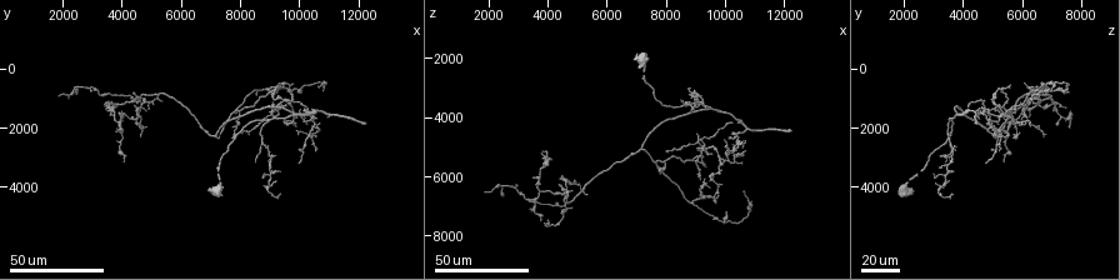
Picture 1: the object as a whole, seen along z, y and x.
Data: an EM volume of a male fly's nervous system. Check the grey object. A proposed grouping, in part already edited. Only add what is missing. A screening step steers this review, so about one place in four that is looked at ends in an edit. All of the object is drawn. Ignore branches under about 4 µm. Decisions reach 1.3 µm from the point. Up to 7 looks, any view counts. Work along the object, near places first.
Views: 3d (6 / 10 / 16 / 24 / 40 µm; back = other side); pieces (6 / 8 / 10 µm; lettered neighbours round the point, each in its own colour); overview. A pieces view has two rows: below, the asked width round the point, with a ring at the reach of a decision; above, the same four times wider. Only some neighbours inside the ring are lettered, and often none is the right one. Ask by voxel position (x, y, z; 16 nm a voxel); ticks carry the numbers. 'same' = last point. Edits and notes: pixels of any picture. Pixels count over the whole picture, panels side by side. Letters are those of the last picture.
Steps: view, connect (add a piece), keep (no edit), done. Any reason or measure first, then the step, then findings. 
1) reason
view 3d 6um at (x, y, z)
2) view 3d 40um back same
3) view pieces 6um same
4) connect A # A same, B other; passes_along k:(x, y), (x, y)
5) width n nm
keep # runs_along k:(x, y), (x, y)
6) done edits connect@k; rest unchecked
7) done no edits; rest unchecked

free end
view 3d 40um at (10000, 3200, 4700)

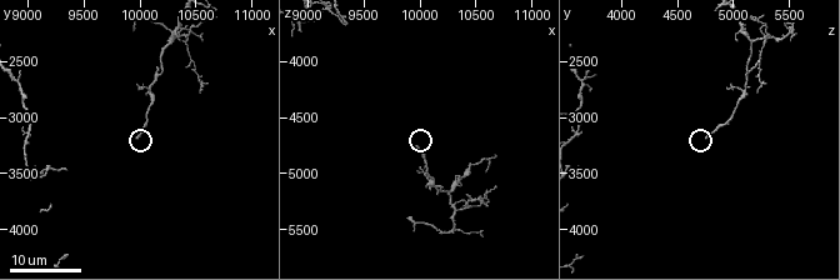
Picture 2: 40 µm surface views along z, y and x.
view pieces 6um at (10000, 3200, 4760)

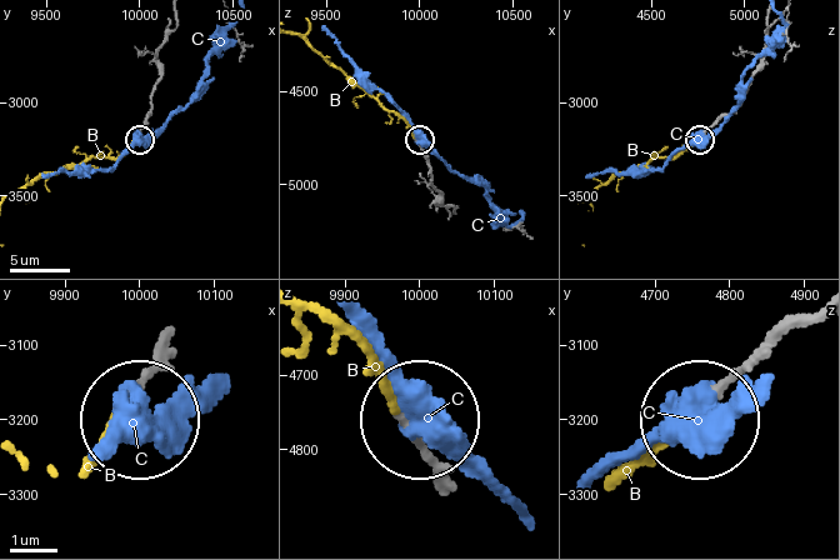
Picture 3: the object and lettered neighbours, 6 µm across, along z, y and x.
connect B # B same, C other; it goes on there

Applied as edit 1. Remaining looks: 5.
tapers out
view 3d 40um at (9100, 1300, 6000)

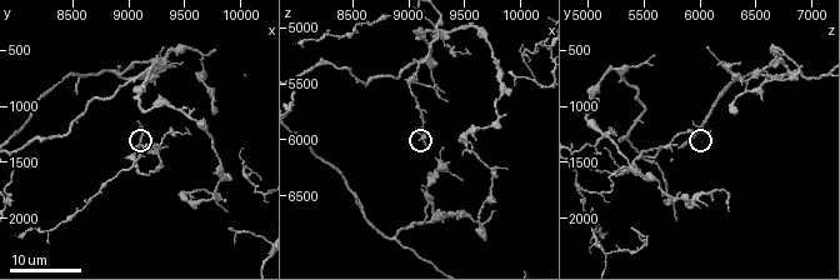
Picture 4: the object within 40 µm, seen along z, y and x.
view pieces 6um at (9160, 1240, 6100)

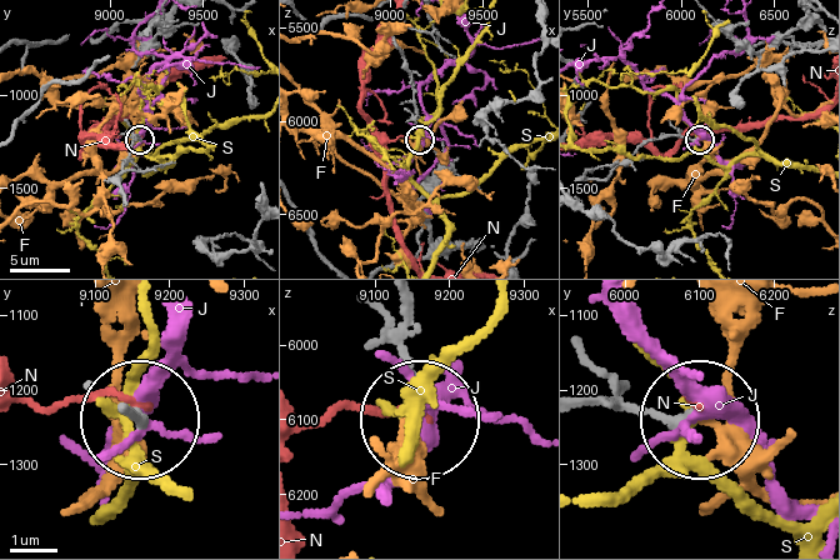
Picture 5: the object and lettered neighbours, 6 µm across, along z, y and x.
keep # F other, J other, N other, S other; runs_along 5:(583, 181), (603, 179), (648, 141), (669, 135), (698, 138); none of them fits

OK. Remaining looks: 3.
long arm stops here
view 3d 40um at (12300, 1900, 4400)

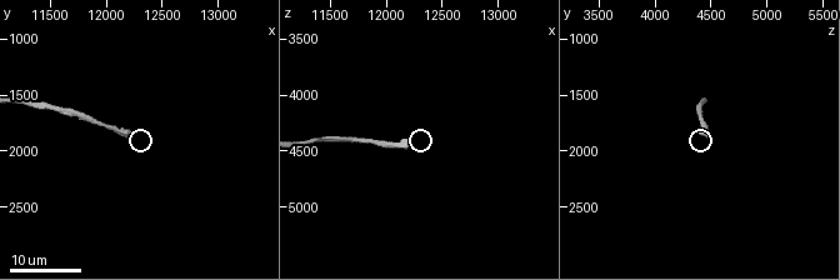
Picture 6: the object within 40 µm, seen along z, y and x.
view pieces 8um at (12220, 1840, 4440)

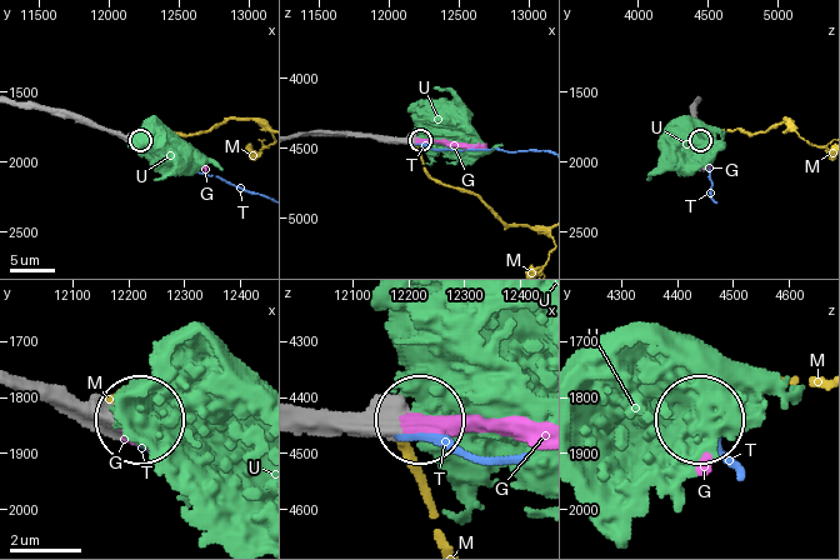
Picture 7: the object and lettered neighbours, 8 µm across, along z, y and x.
width 390 nm
connect G # G same, M other, T other, U other; passes_along 7:(111, 129), (205, 170); it goes on there

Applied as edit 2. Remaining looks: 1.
done edits connect@3, connect@7; rest unchecked

